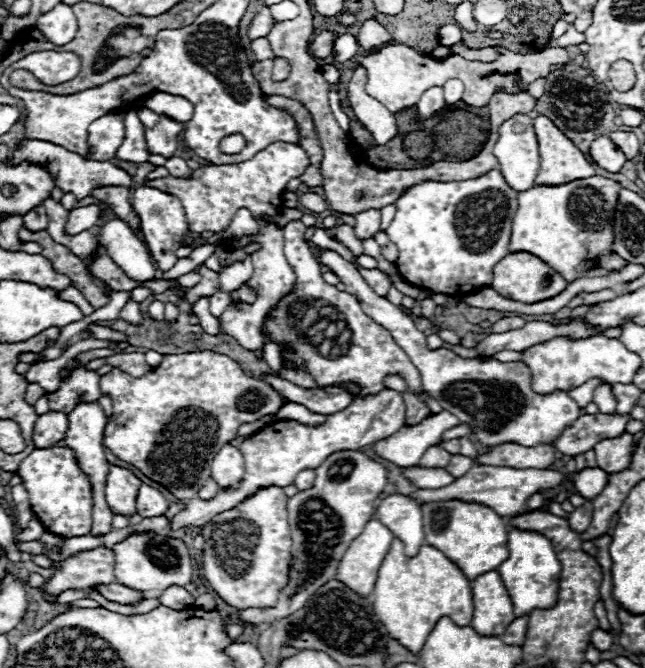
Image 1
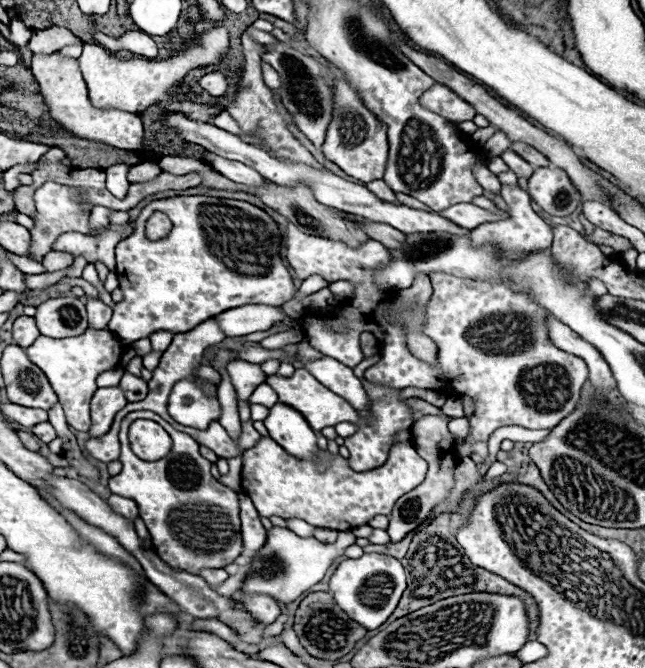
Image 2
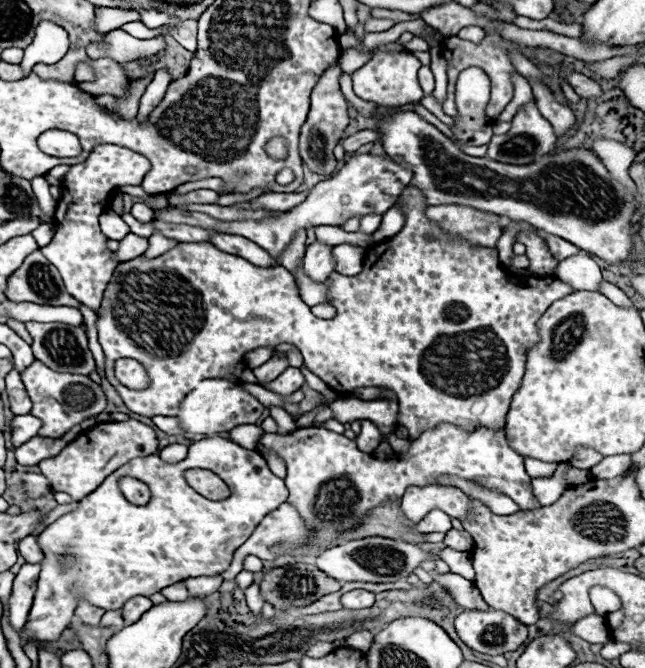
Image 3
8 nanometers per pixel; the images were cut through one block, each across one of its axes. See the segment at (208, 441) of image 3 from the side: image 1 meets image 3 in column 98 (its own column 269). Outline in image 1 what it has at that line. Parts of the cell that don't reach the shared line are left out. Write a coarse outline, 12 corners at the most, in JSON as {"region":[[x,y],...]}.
{"region":[[260,488],[202,528],[202,574],[234,608],[288,584],[288,496]]}

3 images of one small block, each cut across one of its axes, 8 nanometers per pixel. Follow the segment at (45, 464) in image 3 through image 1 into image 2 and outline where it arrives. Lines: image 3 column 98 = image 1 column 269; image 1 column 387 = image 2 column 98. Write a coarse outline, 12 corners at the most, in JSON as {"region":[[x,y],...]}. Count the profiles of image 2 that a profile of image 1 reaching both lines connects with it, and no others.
{"region":[[118,386],[92,396],[90,436],[104,436],[126,406]]}

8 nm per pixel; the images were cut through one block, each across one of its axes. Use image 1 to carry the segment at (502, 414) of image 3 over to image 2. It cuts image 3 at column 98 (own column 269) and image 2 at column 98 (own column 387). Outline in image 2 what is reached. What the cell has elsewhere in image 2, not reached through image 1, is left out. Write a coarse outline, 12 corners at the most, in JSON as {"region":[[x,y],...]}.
{"region":[[108,330],[40,336],[26,354],[66,422],[90,428],[96,378],[128,350]]}

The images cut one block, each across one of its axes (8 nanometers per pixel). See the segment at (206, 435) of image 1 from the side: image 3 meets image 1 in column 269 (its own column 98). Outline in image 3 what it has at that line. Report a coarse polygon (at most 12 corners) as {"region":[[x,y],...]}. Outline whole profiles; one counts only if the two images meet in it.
{"region":[[34,360],[22,382],[44,422],[62,438],[106,410],[88,376],[60,374]]}

